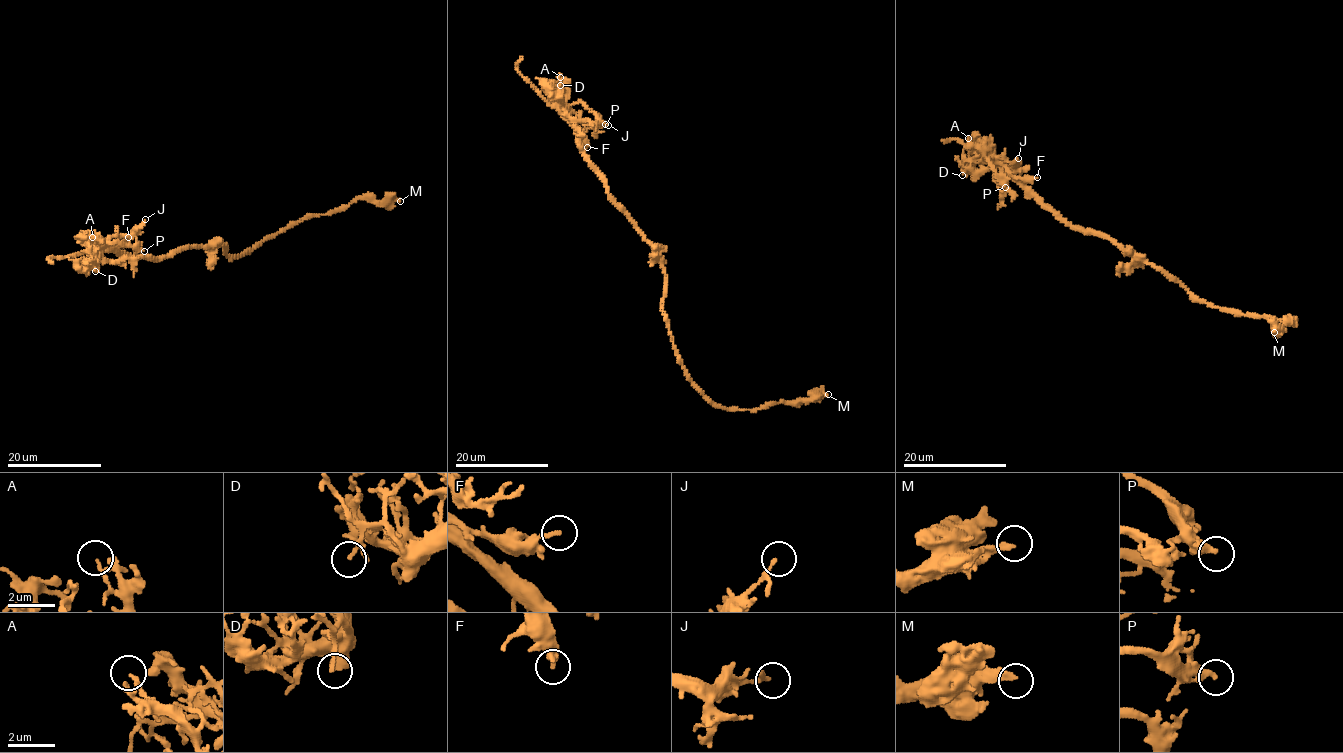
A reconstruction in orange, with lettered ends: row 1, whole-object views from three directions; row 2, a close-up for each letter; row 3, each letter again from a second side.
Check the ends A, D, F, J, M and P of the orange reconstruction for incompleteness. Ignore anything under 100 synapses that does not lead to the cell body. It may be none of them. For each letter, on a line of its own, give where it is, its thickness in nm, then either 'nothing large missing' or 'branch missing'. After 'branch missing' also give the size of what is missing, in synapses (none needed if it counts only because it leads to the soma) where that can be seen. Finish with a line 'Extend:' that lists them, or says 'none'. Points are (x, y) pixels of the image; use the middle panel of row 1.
A: (560, 77) | 130 nm | nothing large missing
D: (560, 85) | 170 nm | nothing large missing
F: (587, 147) | 200 nm | nothing large missing
J: (608, 125) | 140 nm | nothing large missing
M: (828, 394) | 280 nm | nothing large missing
P: (605, 124) | 360 nm | nothing large missing
Extend: none

